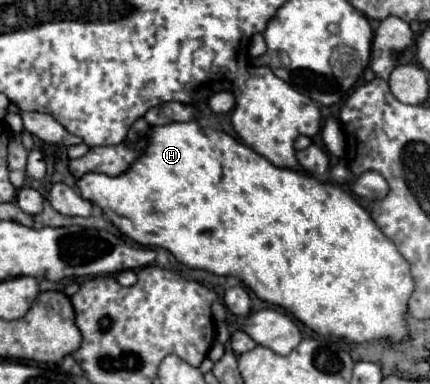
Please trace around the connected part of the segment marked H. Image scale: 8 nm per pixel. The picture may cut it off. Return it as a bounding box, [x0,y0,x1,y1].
[75,120,413,342]

